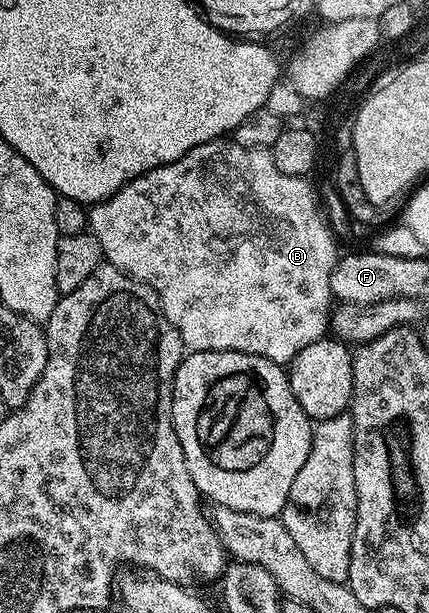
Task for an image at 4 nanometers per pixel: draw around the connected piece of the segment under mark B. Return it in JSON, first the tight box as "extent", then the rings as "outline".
{"extent":[88,139,339,367],"outline":[[[232,139],[208,141],[187,151],[187,155],[175,159],[175,163],[167,163],[163,167],[155,167],[139,175],[119,191],[115,191],[115,195],[111,195],[106,201],[100,201],[99,204],[92,206],[88,210],[88,232],[93,233],[95,239],[99,239],[102,258],[108,264],[114,265],[128,277],[134,277],[136,281],[142,281],[152,287],[167,319],[175,327],[175,331],[179,331],[181,342],[184,343],[186,350],[194,353],[207,351],[250,353],[285,367],[295,359],[295,355],[299,355],[299,351],[303,351],[303,347],[326,336],[331,325],[331,310],[335,305],[329,280],[339,260],[337,241],[333,238],[324,215],[321,214],[317,193],[308,185],[309,183],[303,177],[283,175],[283,171],[275,167],[275,159],[270,150],[239,147]]]}

